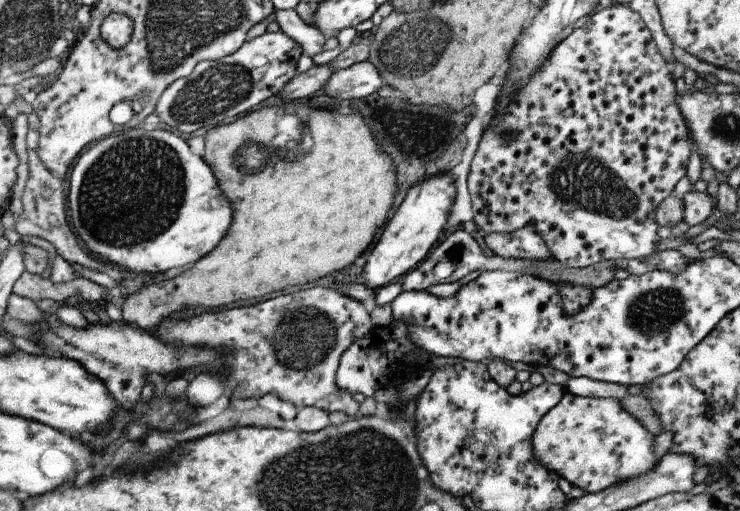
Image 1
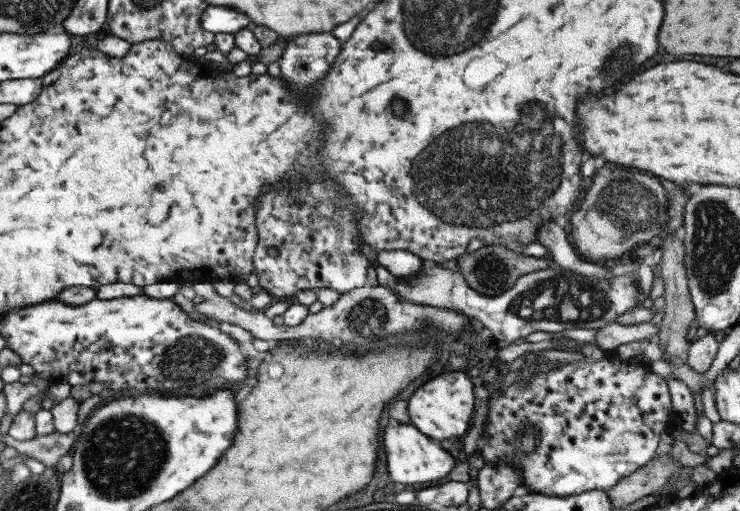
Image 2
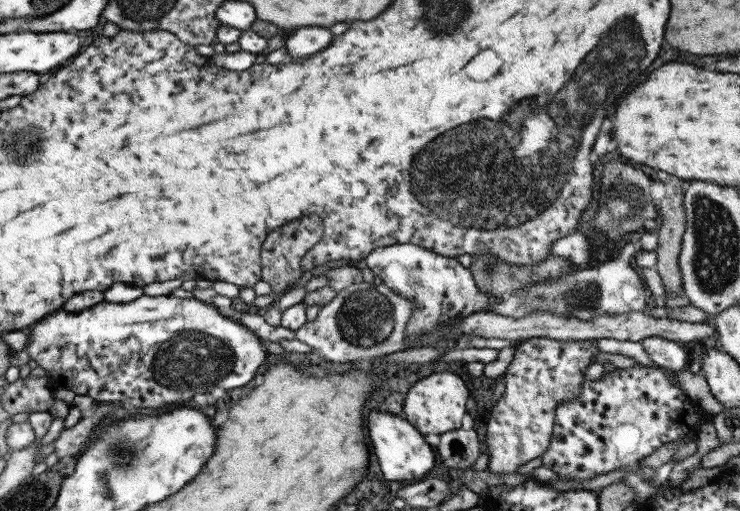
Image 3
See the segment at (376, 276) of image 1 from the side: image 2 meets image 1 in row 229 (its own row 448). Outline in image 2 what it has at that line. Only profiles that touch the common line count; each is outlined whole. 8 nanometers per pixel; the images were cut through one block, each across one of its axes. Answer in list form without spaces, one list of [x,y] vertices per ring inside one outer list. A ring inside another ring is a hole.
[[[388,426],[384,432],[384,450],[386,450],[387,470],[390,478],[400,484],[412,484],[412,487],[423,487],[432,482],[438,482],[446,478],[456,460],[448,450],[440,446],[439,442],[426,436],[423,432],[418,432],[414,426]]]

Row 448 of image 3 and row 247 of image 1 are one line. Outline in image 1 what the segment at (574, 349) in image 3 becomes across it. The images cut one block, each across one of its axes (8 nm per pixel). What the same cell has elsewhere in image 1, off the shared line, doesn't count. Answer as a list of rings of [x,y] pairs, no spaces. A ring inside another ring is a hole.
[[[532,226],[509,233],[487,233],[485,242],[495,255],[501,257],[552,259],[551,252]]]

